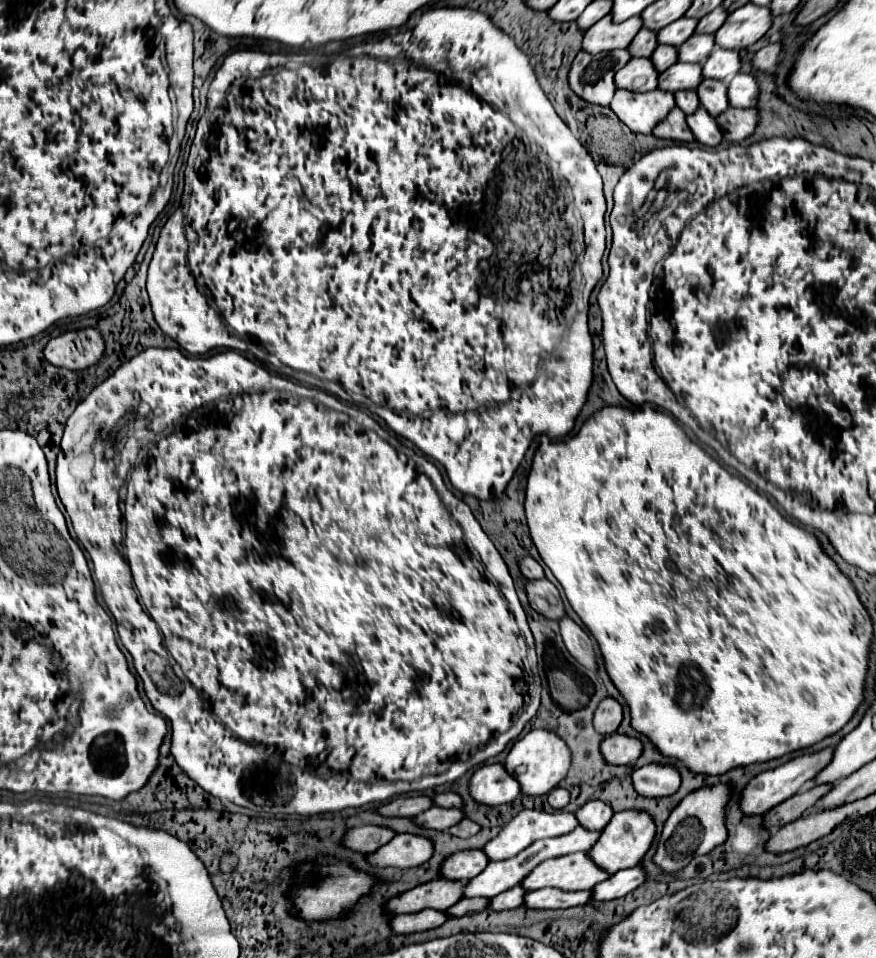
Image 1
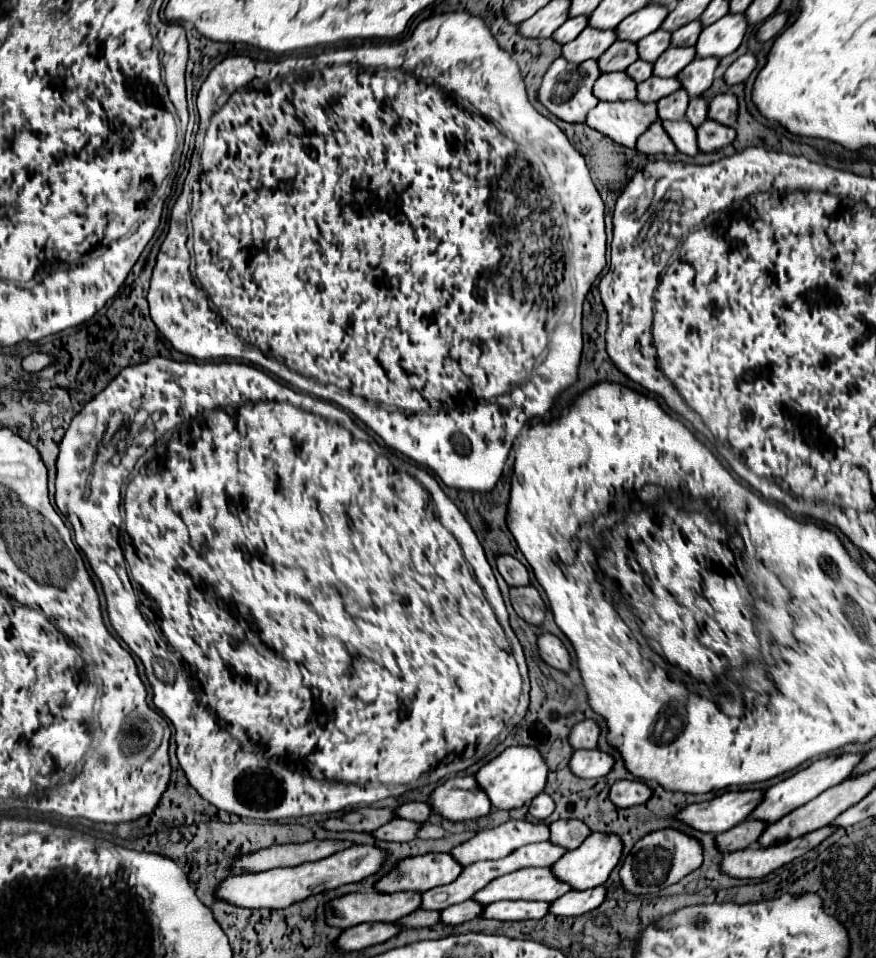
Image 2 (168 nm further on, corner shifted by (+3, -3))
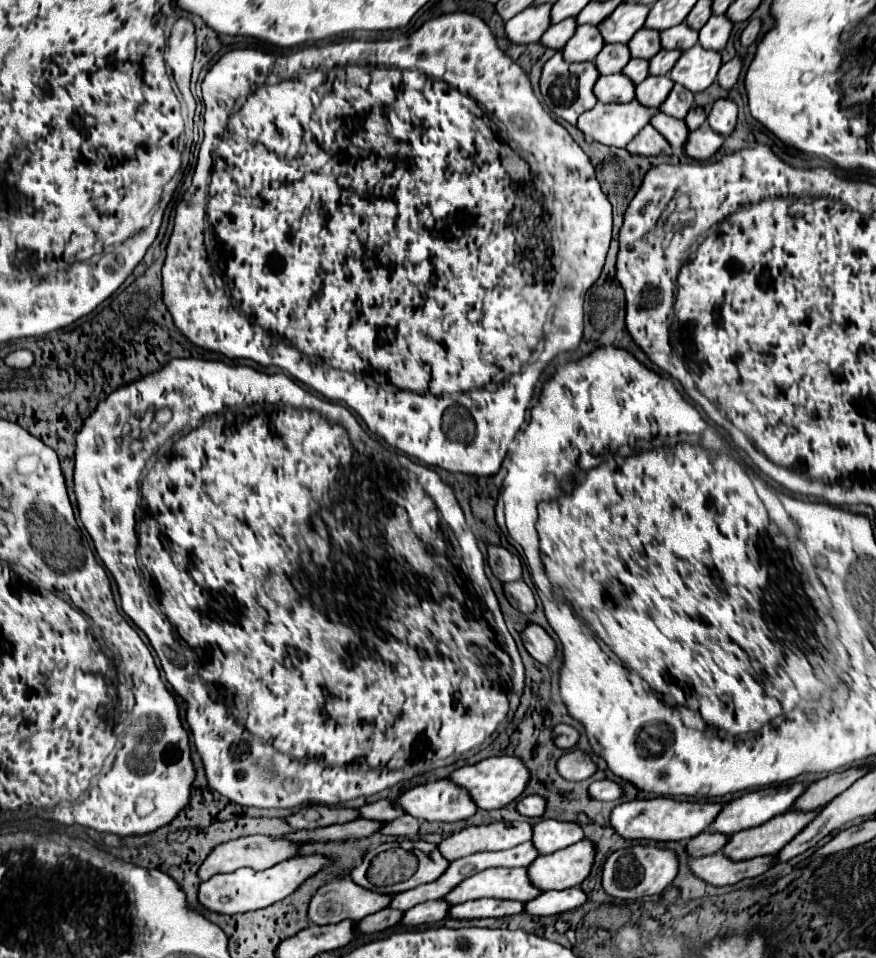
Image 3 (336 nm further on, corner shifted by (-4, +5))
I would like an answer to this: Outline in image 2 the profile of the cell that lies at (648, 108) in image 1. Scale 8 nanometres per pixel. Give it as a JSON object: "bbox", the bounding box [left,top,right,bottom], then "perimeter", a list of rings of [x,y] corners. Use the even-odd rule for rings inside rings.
{"bbox":[585,98,657,148],"perimeter":[[[637,98],[621,104],[599,102],[589,114],[585,124],[609,140],[633,148],[637,138],[657,120],[655,104],[641,104]]]}

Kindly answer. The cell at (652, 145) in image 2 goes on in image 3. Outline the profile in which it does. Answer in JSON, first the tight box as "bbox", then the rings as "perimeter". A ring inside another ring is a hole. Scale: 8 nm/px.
{"bbox":[628,124,672,156],"perimeter":[[[648,124],[628,146],[628,152],[632,154],[642,154],[642,156],[658,156],[658,154],[672,154],[672,146],[668,144],[668,140],[664,140],[664,136],[660,136],[660,132],[656,132],[656,128],[652,128],[652,124]]]}

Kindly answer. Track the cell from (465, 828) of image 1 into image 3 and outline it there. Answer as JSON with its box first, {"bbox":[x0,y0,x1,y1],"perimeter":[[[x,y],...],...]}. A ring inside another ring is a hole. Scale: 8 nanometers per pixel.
{"bbox":[380,816,420,836],"perimeter":[[[402,816],[402,818],[396,818],[396,822],[388,822],[380,832],[382,834],[394,834],[394,836],[418,836],[420,832],[420,820],[416,820],[414,816]]]}

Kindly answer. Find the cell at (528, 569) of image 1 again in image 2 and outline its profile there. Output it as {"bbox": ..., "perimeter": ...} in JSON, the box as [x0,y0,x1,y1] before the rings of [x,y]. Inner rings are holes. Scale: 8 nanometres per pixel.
{"bbox":[497,554,529,586],"perimeter":[[[509,554],[497,556],[497,570],[509,586],[527,586],[529,584],[527,568]]]}

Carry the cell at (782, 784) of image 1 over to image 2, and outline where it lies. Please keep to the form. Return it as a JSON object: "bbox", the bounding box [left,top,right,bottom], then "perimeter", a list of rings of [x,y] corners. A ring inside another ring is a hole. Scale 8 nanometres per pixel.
{"bbox":[675,790,763,834],"perimeter":[[[763,790],[725,792],[723,796],[717,796],[713,800],[681,808],[675,818],[691,830],[703,834],[719,834],[747,820],[753,808],[761,802],[761,796]]]}

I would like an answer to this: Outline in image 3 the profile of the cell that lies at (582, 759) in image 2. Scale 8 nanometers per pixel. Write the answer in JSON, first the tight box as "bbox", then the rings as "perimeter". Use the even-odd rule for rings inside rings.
{"bbox":[558,748,596,782],"perimeter":[[[576,748],[576,750],[564,754],[558,760],[558,772],[566,780],[580,782],[580,780],[586,780],[586,778],[590,778],[590,776],[596,774],[596,764],[594,764],[594,760],[586,752],[582,752],[582,750]]]}

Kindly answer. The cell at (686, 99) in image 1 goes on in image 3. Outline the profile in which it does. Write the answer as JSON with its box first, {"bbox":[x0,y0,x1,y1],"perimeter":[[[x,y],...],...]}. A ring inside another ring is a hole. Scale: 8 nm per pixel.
{"bbox":[660,84,694,118],"perimeter":[[[676,84],[668,94],[668,98],[660,104],[660,110],[668,116],[684,118],[692,106],[694,106],[694,94],[688,92],[688,88],[680,88],[680,84]]]}

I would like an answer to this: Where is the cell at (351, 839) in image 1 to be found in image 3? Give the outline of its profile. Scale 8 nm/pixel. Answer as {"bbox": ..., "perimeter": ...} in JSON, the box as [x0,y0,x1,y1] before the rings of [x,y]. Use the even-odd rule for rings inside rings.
{"bbox":[198,836,300,880],"perimeter":[[[246,836],[246,838],[238,838],[238,840],[230,840],[226,844],[216,846],[210,856],[204,860],[204,864],[198,870],[200,880],[208,880],[214,874],[220,872],[234,872],[238,868],[252,868],[252,870],[266,870],[270,866],[274,866],[276,862],[284,862],[288,858],[296,858],[300,850],[300,844],[294,840],[288,840],[284,836]]]}

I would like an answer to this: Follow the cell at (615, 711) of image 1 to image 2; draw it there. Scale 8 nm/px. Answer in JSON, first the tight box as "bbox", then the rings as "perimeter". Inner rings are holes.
{"bbox":[569,720,599,750],"perimeter":[[[583,720],[579,724],[575,724],[569,732],[569,744],[571,748],[579,750],[579,748],[595,748],[597,746],[597,738],[599,738],[599,726],[593,720]]]}

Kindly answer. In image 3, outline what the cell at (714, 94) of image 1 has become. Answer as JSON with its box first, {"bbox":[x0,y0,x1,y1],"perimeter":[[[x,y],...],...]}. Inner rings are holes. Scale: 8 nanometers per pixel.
{"bbox":[684,106,708,130],"perimeter":[[[694,106],[694,108],[690,108],[690,112],[688,112],[688,116],[684,120],[686,120],[690,130],[696,130],[706,122],[706,116],[708,114],[706,114],[706,110],[702,106]]]}

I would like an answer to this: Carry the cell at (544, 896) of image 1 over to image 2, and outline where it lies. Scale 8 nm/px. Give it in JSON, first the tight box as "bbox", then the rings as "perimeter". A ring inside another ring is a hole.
{"bbox":[481,900,549,920],"perimeter":[[[503,900],[487,904],[481,912],[481,918],[493,920],[539,920],[547,914],[549,902],[525,902],[525,900]]]}

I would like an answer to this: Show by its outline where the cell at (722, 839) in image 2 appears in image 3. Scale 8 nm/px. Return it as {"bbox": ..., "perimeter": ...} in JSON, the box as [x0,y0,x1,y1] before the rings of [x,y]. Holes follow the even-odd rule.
{"bbox":[688,830,728,858],"perimeter":[[[706,830],[688,842],[688,852],[692,858],[716,854],[716,852],[720,852],[720,848],[724,848],[726,842],[728,842],[728,836],[724,836],[722,832],[708,832]]]}

